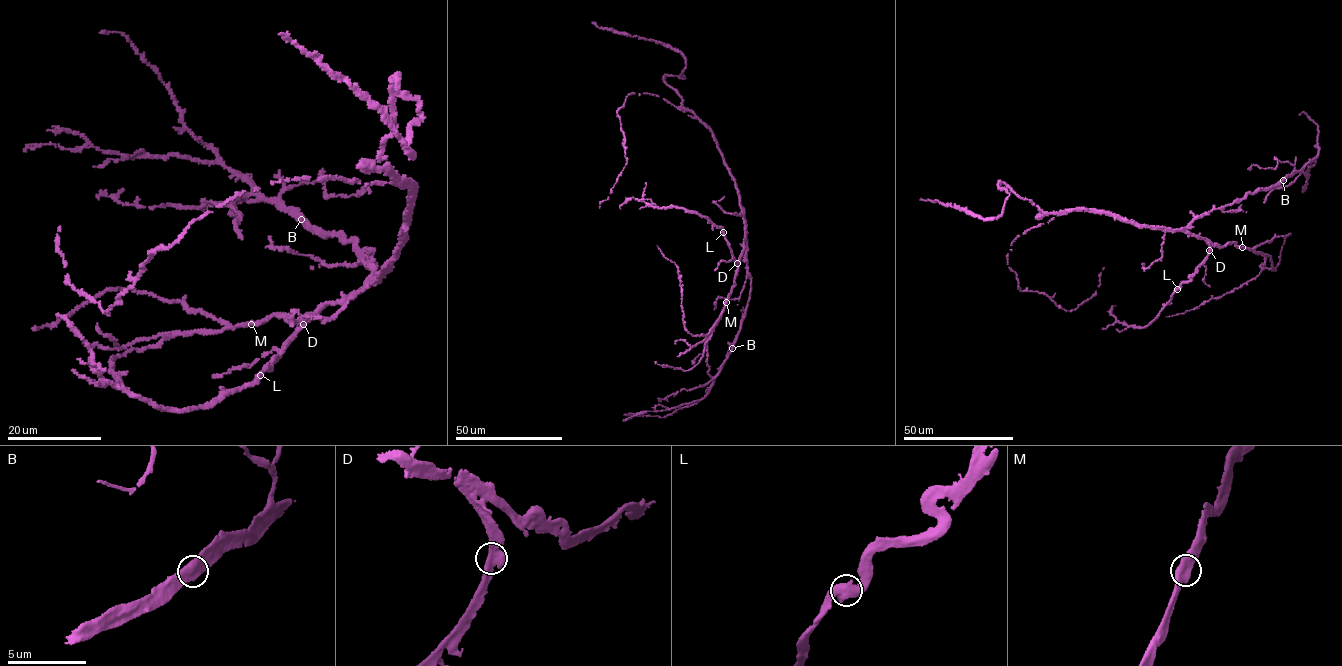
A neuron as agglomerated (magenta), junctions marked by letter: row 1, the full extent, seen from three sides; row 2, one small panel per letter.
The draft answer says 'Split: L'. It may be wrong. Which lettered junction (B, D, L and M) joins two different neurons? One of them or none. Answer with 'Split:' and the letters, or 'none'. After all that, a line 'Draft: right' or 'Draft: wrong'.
Split: none
Draft: wrong

